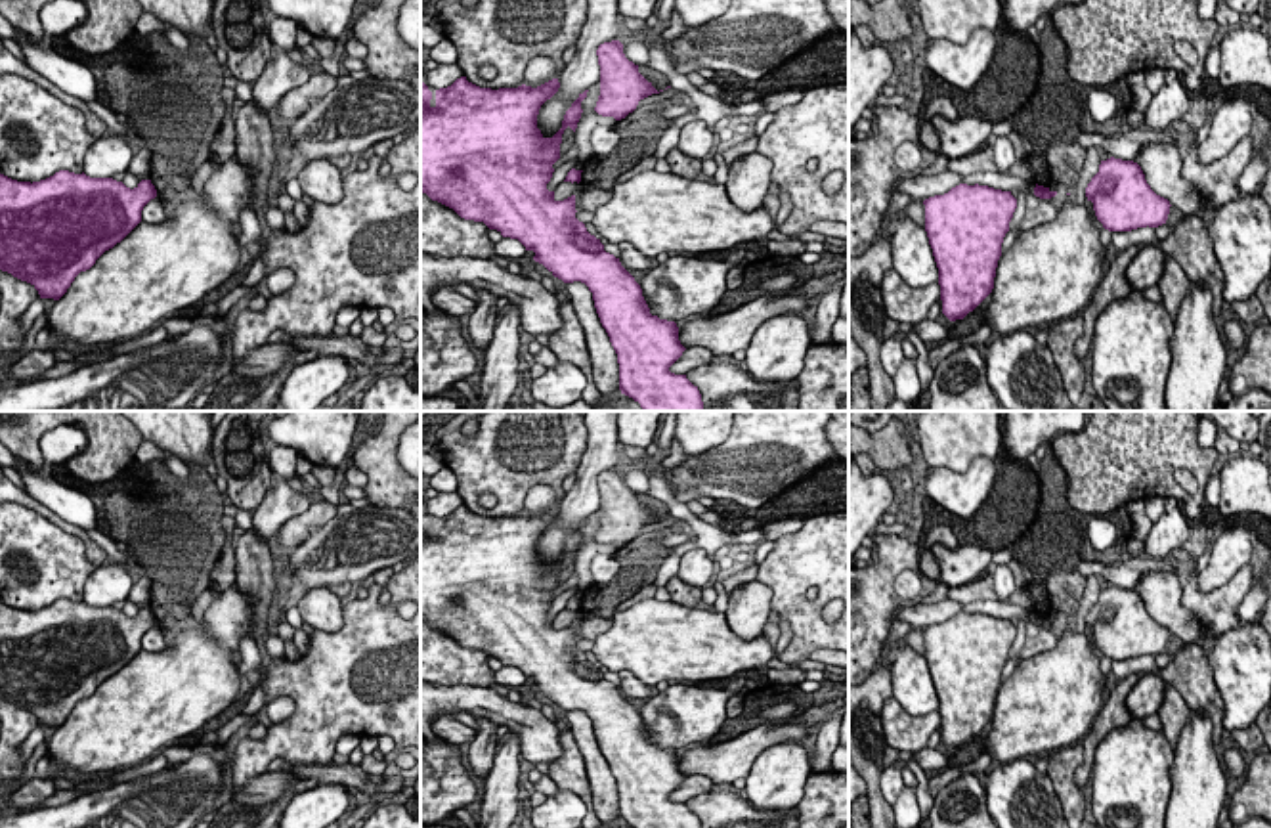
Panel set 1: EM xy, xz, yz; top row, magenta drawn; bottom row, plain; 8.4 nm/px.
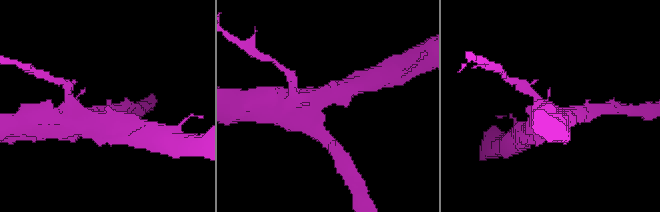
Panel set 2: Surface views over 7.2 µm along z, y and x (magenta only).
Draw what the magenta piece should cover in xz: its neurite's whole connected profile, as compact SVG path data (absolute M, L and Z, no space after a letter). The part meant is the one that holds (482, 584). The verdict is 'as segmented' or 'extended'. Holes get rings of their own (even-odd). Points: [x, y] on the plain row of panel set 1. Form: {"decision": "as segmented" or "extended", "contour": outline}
{"decision": "as segmented", "contour": "M461 505L432 522L420 511L420 621L464 648L484 650L503 665L518 667L526 679L535 681L535 690L564 711L585 711L617 782L621 822L633 828L701 828L686 803L669 799L686 778L679 769L677 752L650 742L635 706L575 646L575 623L556 629L554 620L547 618L552 593L560 587L562 562L568 555L575 560L583 541L581 530L589 520L579 522L566 539L562 556L545 566L537 556L537 543L558 516L558 507L552 507L537 516L522 512L491 518Z"}

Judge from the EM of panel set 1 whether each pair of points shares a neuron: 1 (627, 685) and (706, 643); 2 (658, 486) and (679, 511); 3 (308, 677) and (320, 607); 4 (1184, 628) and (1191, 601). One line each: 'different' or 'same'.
1: different
2: same
3: different
4: different

